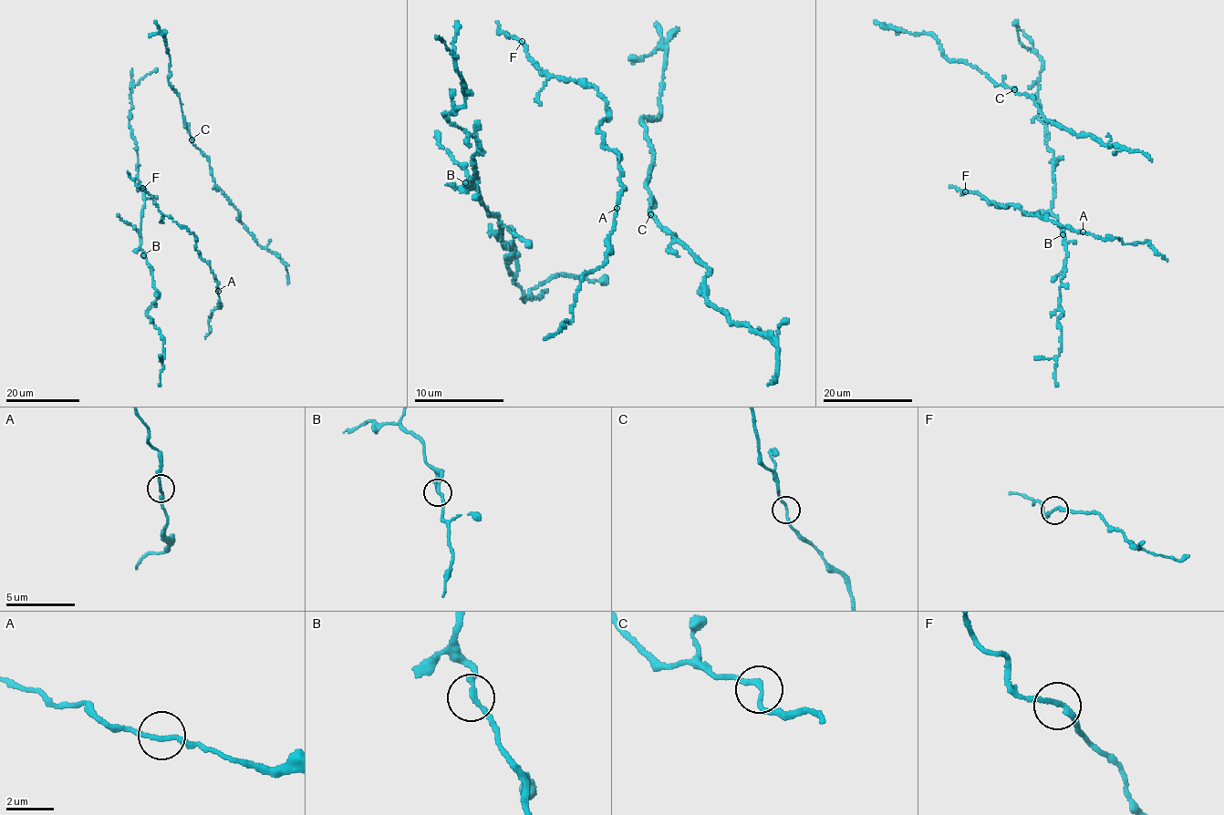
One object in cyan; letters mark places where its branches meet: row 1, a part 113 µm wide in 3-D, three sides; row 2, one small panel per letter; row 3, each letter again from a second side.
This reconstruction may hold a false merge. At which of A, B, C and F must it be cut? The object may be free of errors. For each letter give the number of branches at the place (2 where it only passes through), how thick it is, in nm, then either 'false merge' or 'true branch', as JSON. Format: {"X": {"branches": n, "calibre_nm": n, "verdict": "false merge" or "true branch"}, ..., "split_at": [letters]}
{"A": {"branches": 2, "calibre_nm": 190, "verdict": "true branch"}, "B": {"branches": 2, "calibre_nm": 190, "verdict": "true branch"}, "C": {"branches": 2, "calibre_nm": 190, "verdict": "true branch"}, "F": {"branches": 2, "calibre_nm": 200, "verdict": "true branch"}, "split_at": []}

